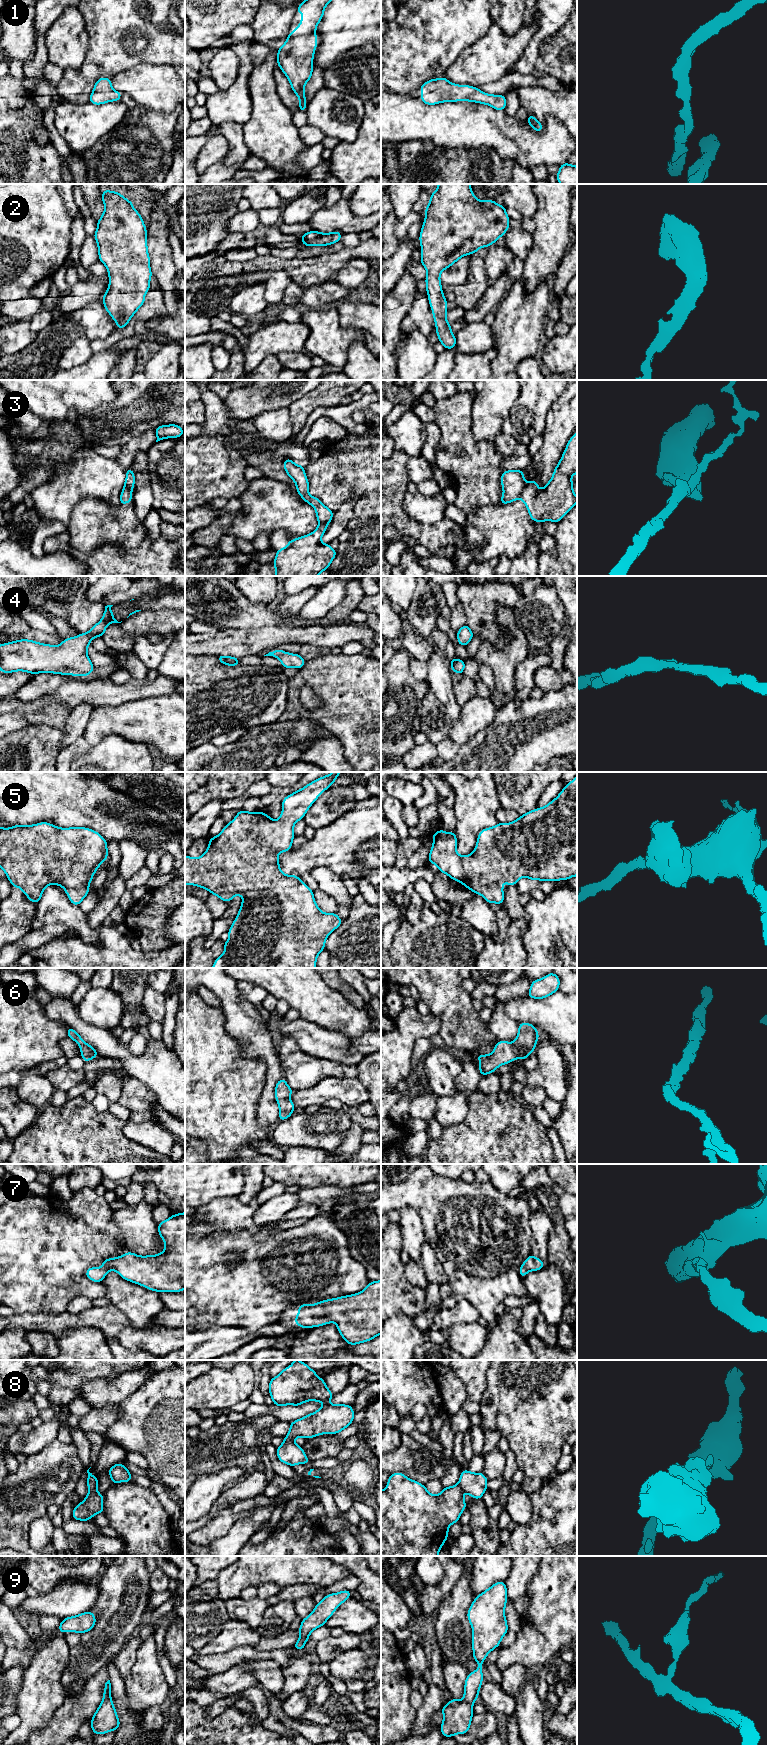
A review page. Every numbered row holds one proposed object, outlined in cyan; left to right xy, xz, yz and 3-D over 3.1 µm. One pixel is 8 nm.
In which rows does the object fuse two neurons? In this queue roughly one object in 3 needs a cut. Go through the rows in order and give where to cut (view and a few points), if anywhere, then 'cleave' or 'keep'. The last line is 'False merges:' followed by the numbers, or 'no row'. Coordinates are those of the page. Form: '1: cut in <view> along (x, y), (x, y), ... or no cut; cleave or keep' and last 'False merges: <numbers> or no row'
1: no cut; keep
2: no cut; keep
3: cut in yz along (526, 484), (519, 496); cleave
4: no cut; keep
5: no cut; keep
6: no cut; keep
7: no cut; keep
8: cut in xy along (96, 1486), (89, 1489); cleave
9: cut in xy along (110, 1697), (102, 1701); cleave
False merges: 3, 8, 9

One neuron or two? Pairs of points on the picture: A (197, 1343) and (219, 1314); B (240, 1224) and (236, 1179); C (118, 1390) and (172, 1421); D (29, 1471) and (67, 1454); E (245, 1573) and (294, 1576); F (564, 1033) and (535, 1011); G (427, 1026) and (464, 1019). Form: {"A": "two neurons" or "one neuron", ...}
{"A": "two neurons", "B": "two neurons", "C": "two neurons", "D": "one neuron", "E": "one neuron", "F": "one neuron", "G": "two neurons"}

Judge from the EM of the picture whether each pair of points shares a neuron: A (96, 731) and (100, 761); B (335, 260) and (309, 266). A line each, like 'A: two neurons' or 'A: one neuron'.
A: two neurons
B: one neuron

